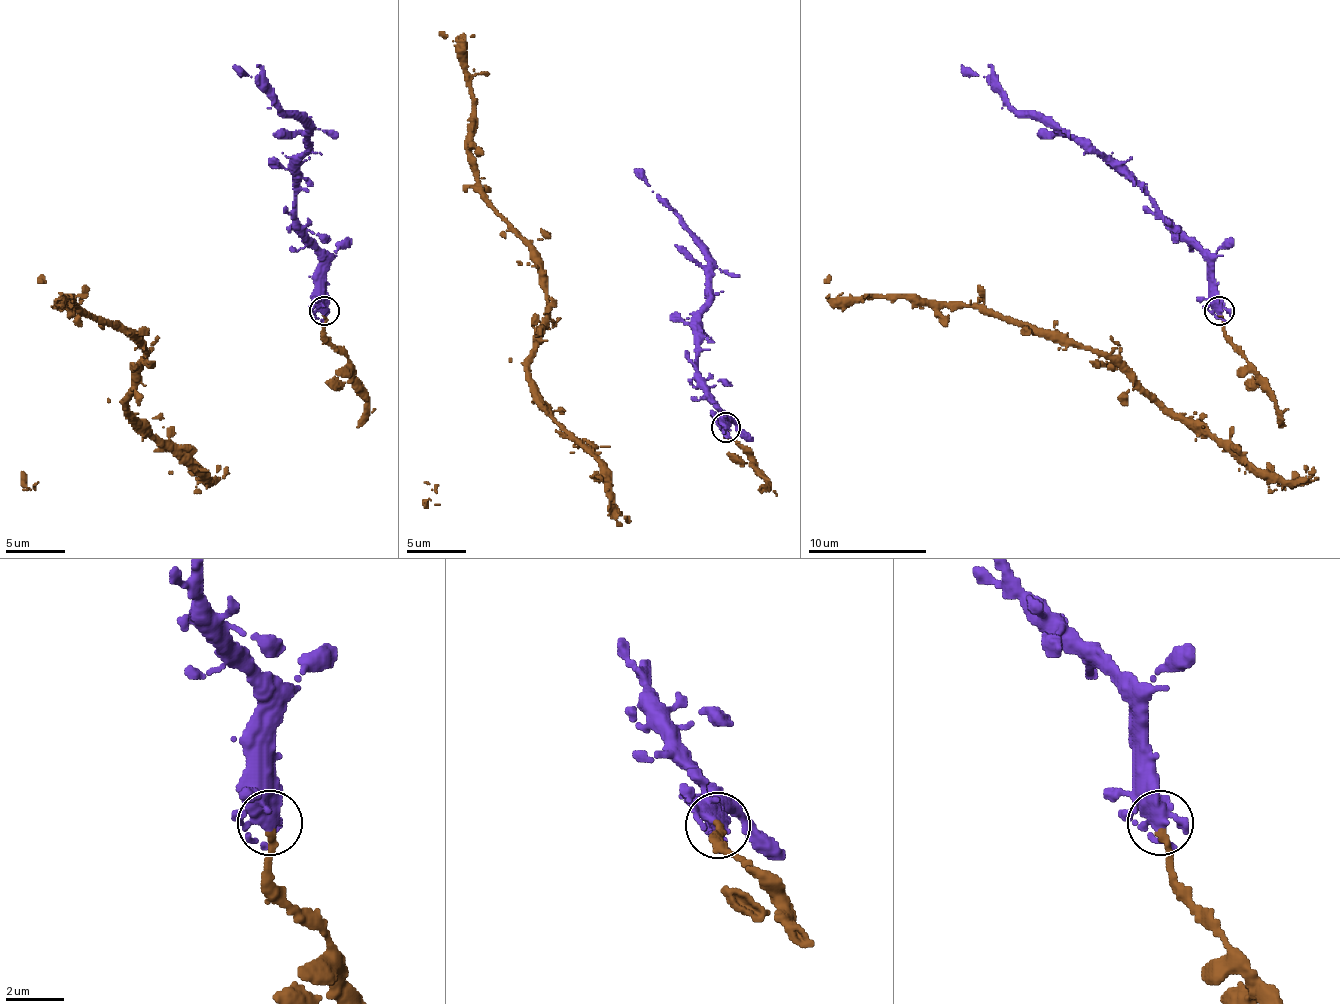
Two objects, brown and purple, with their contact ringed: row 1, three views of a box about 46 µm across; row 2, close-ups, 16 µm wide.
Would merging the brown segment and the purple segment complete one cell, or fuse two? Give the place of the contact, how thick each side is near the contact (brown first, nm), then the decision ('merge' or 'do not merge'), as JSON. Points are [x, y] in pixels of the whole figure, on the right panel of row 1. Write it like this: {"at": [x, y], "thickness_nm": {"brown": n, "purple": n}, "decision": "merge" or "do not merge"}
{"at": [1219, 311], "thickness_nm": {"brown": 240, "purple": 380}, "decision": "merge"}

